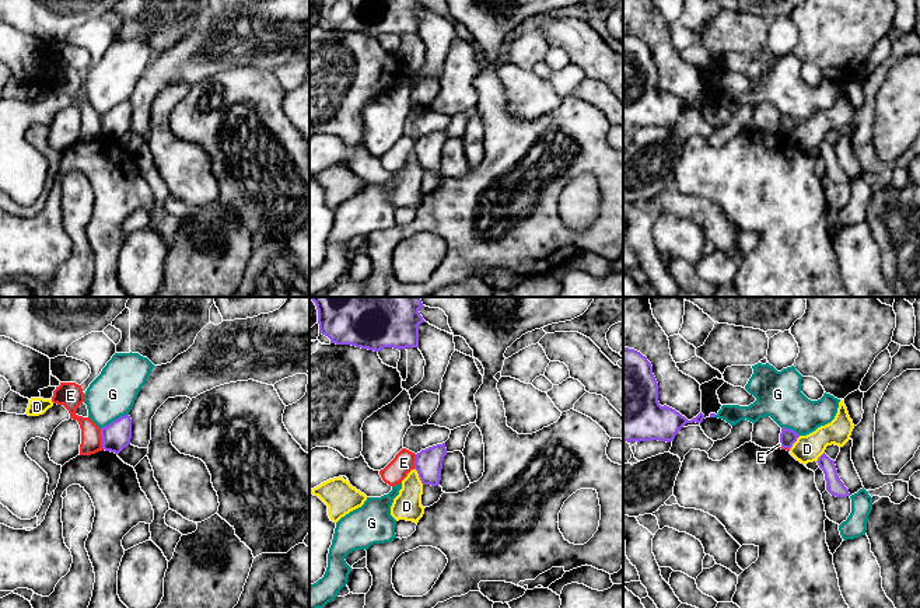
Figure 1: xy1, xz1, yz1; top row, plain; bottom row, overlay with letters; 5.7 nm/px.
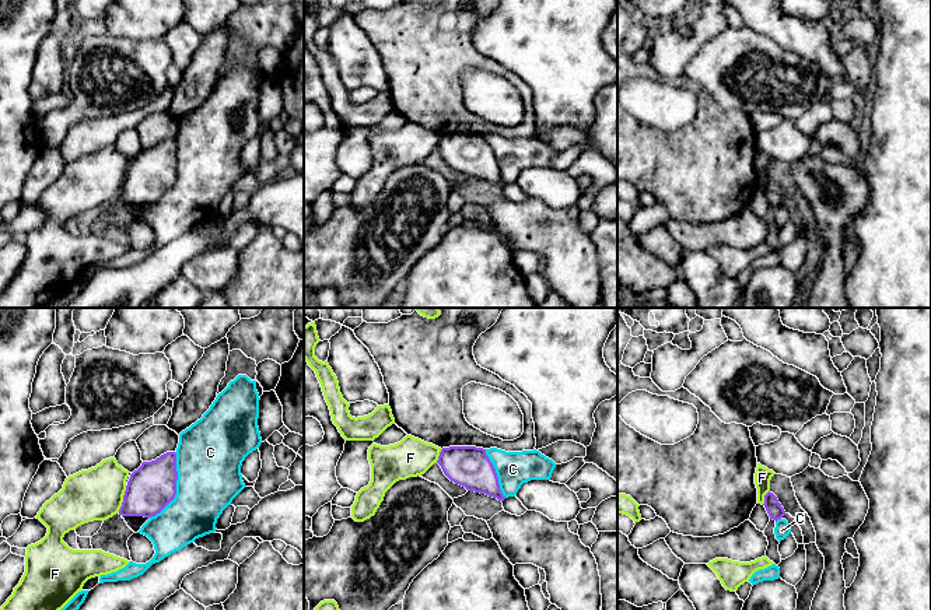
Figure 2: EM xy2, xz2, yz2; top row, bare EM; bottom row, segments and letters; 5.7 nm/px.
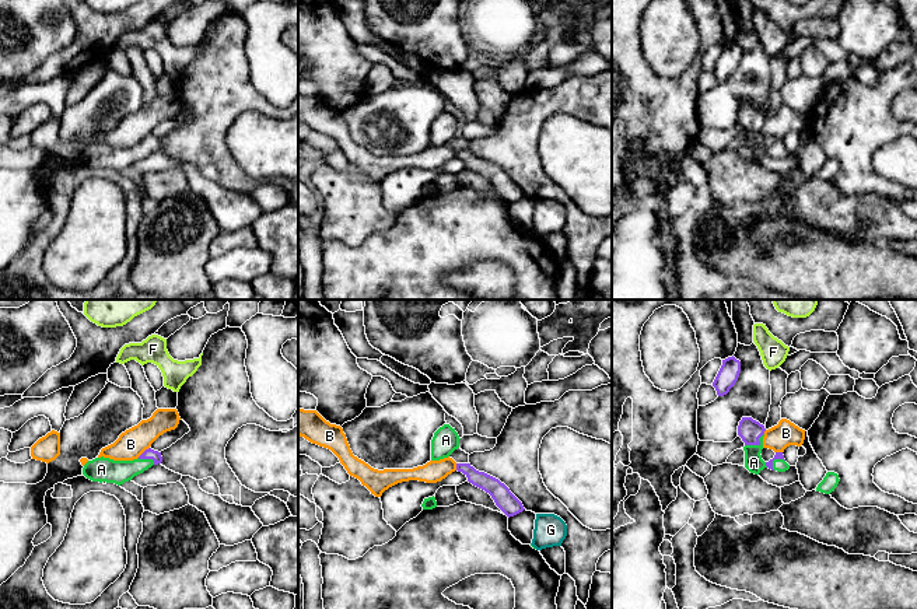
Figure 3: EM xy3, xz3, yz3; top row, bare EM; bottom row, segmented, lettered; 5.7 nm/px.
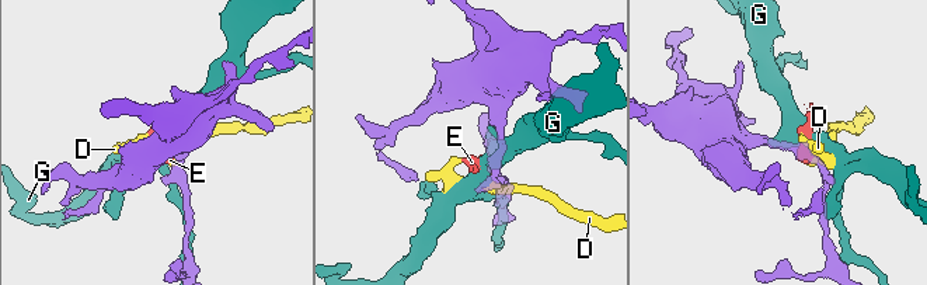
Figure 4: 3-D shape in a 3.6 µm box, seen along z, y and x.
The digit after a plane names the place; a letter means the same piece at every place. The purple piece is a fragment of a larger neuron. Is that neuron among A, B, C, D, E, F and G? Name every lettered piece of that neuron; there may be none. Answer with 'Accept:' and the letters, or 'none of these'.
Accept: A

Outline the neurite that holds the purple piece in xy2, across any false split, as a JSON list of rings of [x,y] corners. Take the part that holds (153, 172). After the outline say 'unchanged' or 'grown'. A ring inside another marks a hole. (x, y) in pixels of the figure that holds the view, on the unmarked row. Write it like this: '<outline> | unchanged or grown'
[[[167,139],[130,161],[119,196],[122,203],[151,204],[160,200],[176,182],[176,140]]] | unchanged

